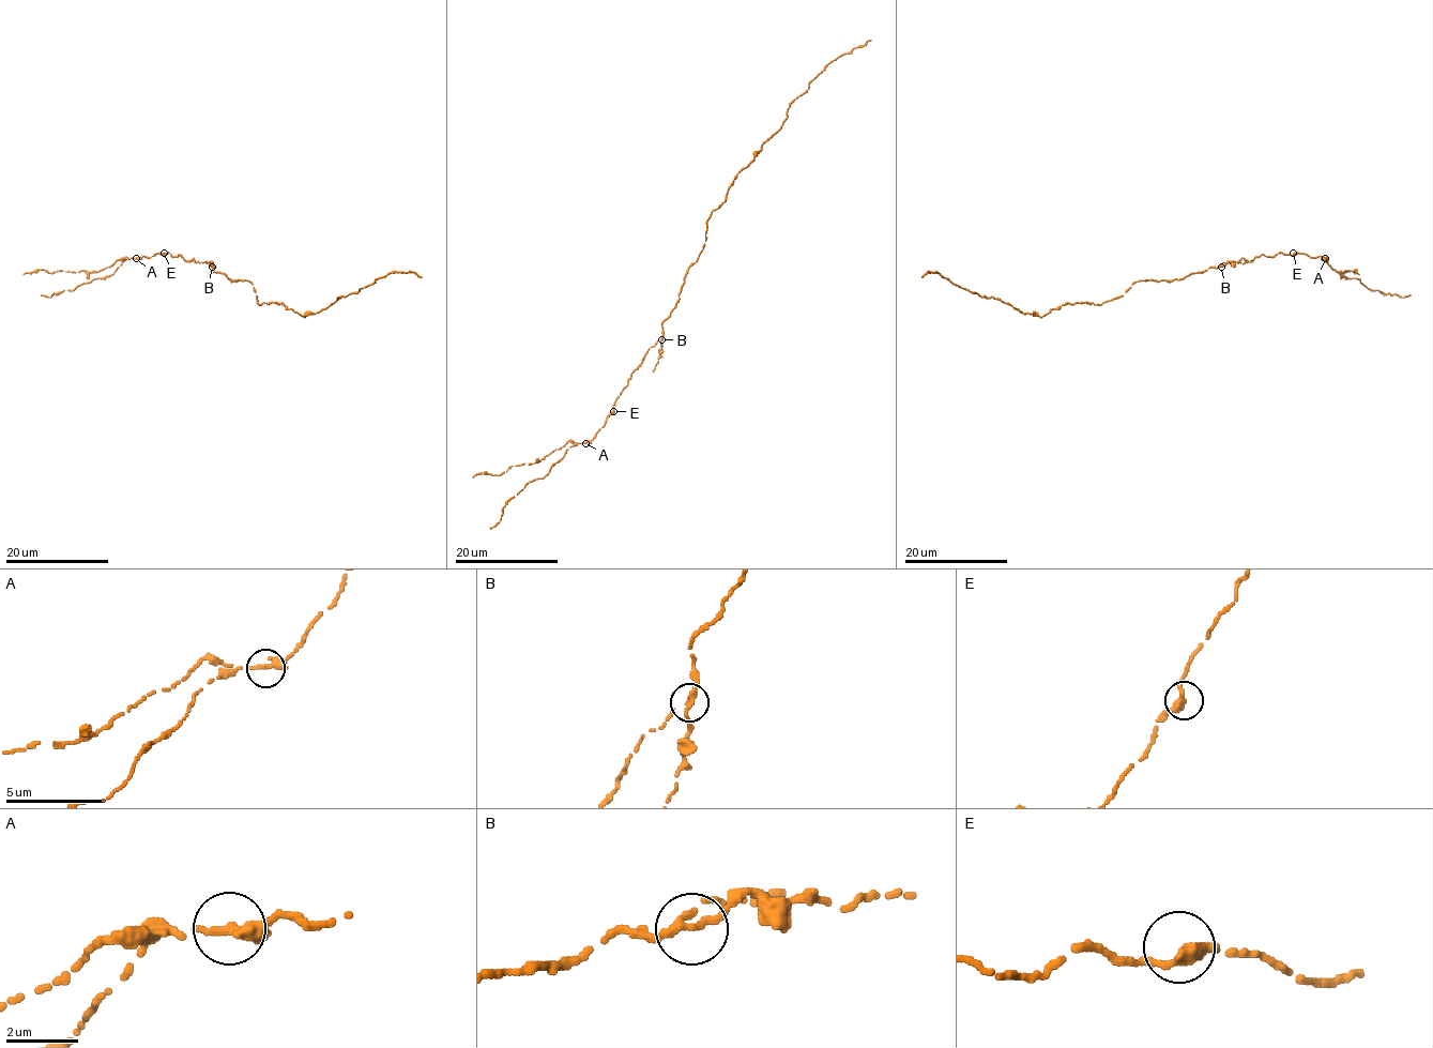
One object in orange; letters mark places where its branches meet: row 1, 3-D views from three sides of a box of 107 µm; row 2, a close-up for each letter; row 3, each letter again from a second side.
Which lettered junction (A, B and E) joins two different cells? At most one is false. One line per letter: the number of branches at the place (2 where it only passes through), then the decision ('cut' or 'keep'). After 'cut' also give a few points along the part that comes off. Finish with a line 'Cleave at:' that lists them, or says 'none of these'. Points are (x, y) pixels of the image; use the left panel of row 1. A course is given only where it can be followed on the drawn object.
A: branches 2; cut; course (136, 258), (119, 259), (97, 272), (50, 273), (44, 269), (23, 274)
B: branches 2; keep
E: branches 2; keep
Cleave at: A

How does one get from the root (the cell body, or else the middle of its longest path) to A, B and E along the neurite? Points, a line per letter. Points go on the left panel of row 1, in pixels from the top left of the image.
A: (231, 281), (214, 272), (211, 264), (193, 258), (186, 261), (179, 254), (136, 258)
B: (231, 281), (212, 267)
E: (231, 281), (208, 262), (193, 258), (186, 261), (179, 254), (164, 253)

